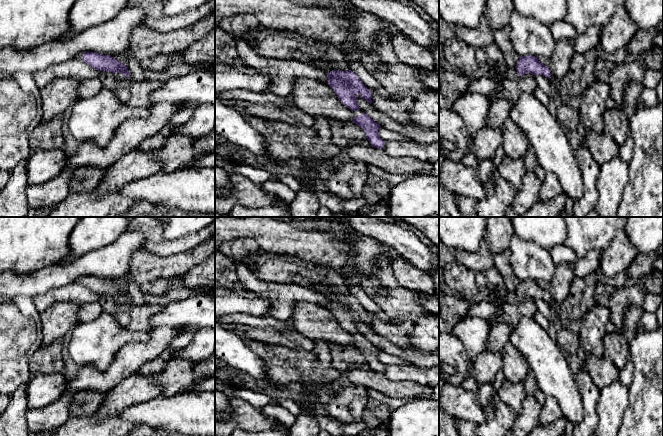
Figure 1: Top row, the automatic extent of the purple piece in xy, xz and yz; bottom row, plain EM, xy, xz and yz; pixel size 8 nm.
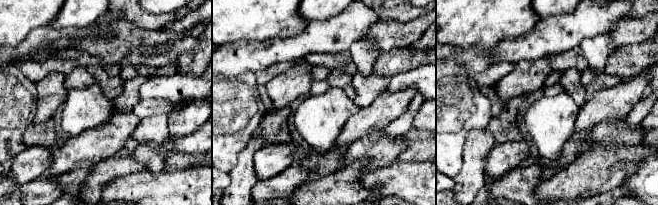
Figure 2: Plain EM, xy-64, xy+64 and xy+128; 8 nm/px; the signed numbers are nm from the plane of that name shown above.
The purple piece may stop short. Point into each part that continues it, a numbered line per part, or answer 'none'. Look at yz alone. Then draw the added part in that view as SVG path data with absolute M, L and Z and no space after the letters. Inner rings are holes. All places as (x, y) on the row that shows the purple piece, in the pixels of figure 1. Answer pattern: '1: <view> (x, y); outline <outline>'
1: yz (509, 73); outline M515 67L506 68L505 70L499 72L498 75L502 76L506 81L507 80L517 81L520 78Z

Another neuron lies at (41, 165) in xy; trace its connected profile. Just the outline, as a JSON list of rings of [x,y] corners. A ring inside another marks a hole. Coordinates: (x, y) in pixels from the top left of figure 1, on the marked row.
[[[63,148],[32,151],[26,158],[28,183],[37,185],[55,178],[65,170],[67,159]]]

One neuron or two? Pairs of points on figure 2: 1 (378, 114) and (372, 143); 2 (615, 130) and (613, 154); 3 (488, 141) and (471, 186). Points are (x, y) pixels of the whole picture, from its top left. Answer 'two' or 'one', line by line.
1: two
2: two
3: one

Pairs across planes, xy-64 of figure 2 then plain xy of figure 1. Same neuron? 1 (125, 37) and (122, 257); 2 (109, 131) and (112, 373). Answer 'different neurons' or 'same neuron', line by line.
1: different neurons
2: same neuron

